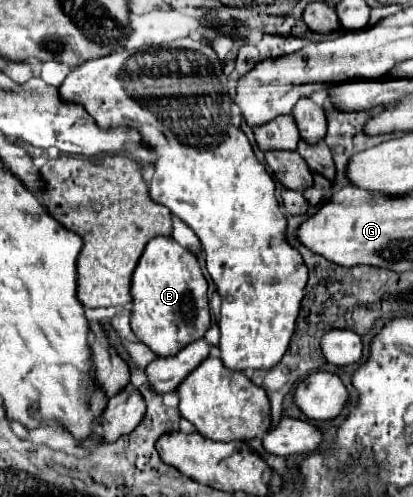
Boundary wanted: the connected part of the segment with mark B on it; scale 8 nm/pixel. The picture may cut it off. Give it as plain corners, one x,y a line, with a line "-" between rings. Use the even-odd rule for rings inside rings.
153,237
131,279
131,329
157,357
171,357
187,343
205,337
211,325
207,281
197,257
171,237

